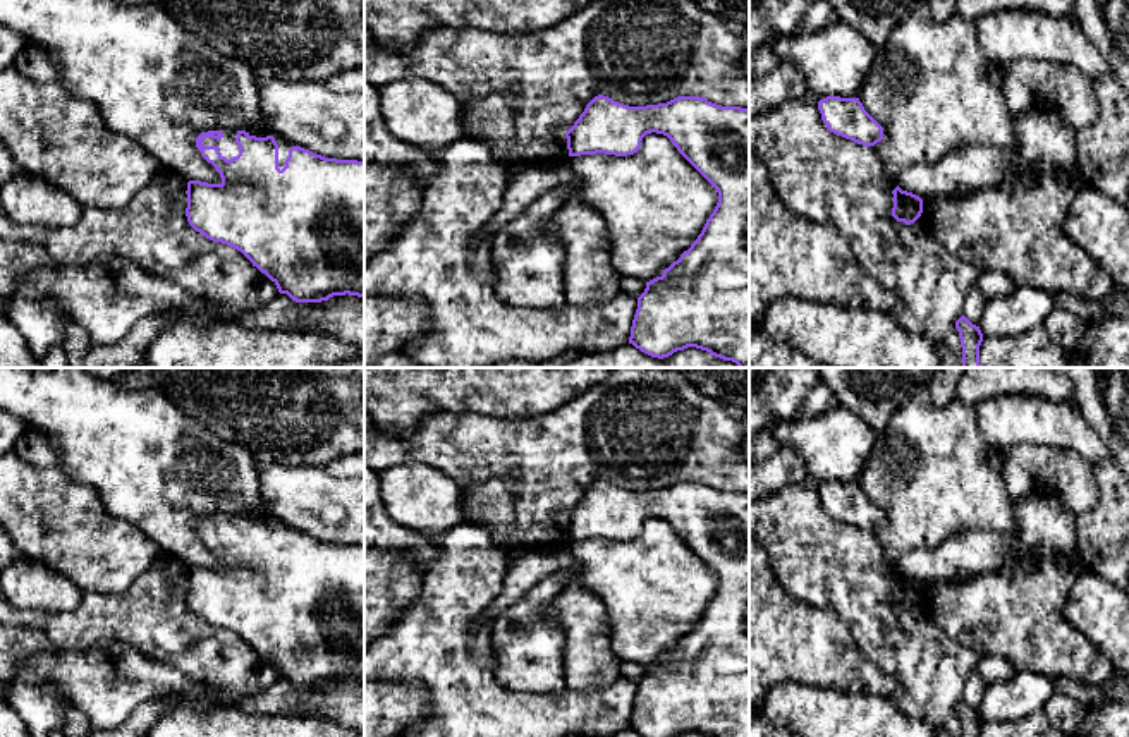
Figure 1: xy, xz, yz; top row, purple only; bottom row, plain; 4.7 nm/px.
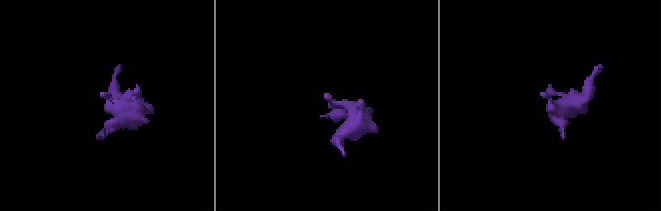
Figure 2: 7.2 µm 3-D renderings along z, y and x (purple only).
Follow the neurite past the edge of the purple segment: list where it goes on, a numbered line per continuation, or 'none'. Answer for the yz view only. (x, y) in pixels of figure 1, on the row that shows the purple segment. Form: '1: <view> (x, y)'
none

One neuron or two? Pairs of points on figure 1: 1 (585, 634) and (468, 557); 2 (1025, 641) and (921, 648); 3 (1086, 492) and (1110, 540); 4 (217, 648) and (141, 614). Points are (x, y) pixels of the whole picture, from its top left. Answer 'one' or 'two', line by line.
1: two
2: two
3: two
4: one

